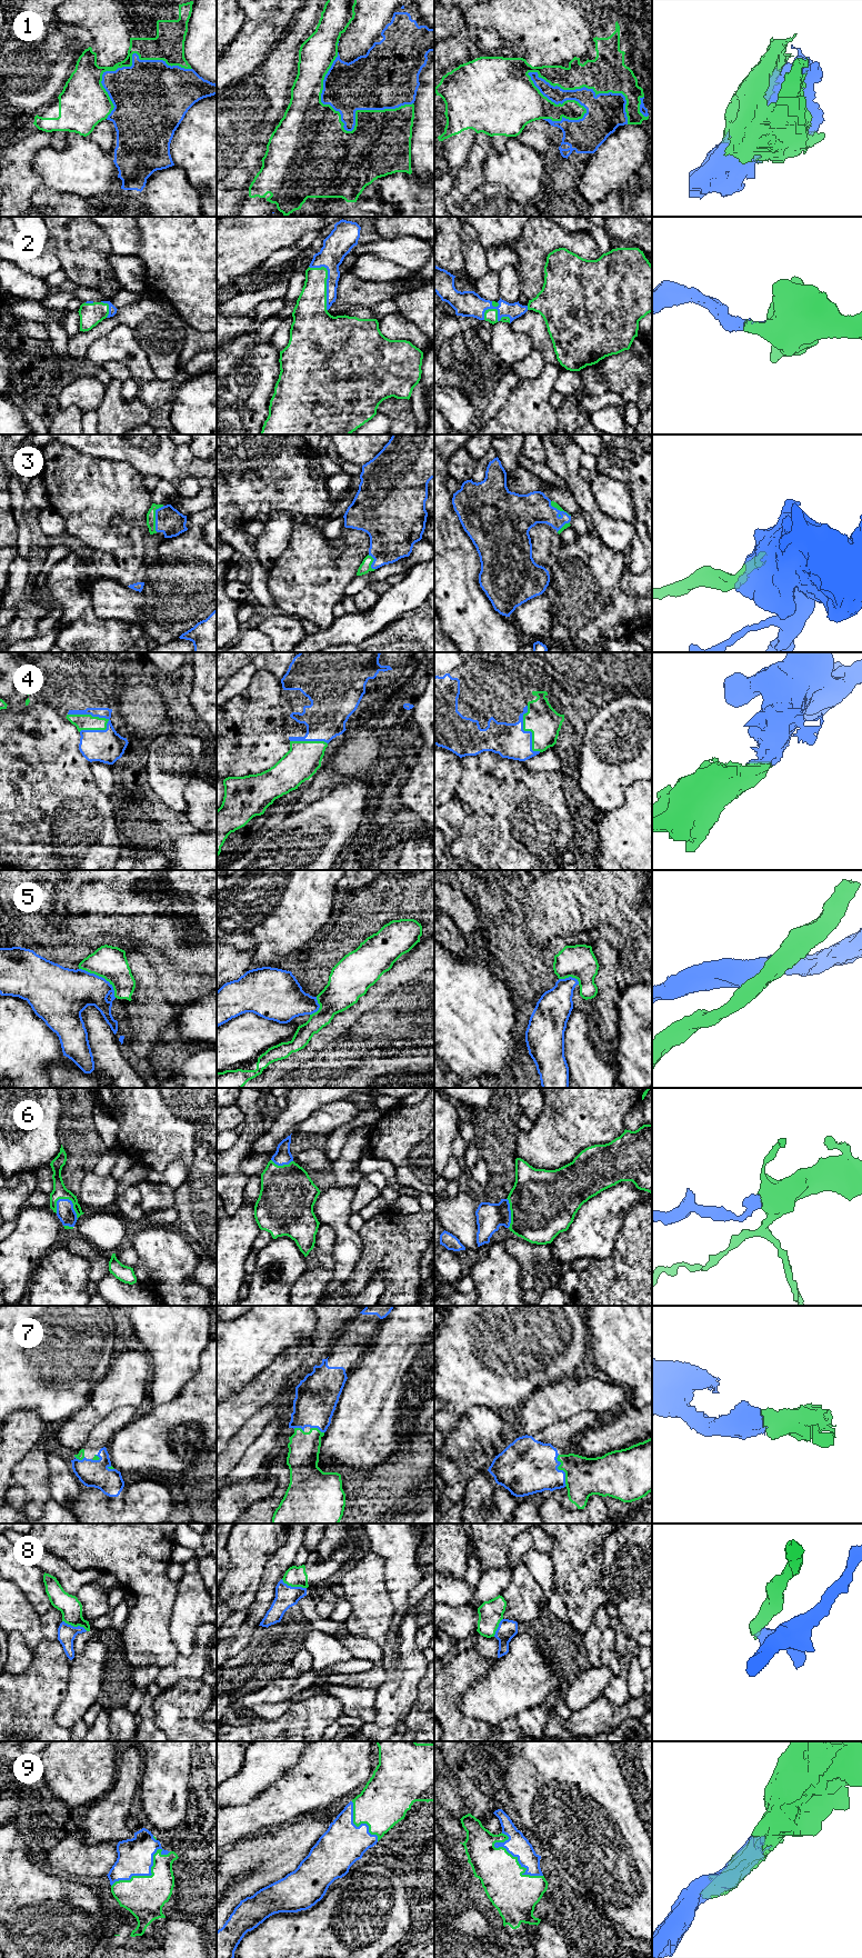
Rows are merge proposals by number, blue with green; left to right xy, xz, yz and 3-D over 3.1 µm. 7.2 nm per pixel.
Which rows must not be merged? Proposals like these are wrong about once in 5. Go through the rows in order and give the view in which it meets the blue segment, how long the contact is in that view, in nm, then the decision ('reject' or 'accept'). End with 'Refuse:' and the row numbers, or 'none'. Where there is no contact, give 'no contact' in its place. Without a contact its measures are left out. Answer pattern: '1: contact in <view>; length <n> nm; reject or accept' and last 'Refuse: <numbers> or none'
1: contact in yz; length 800 nm; accept
2: contact in yz; length 220 nm; accept
3: contact in xy; length 200 nm; accept
4: contact in xy; length 300 nm; accept
5: contact in xy; length 340 nm; reject
6: contact in xy; length 200 nm; accept
7: contact in yz; length 240 nm; accept
8: contact in xz; length 200 nm; reject
9: contact in yz; length 440 nm; accept
Refuse: 5, 8

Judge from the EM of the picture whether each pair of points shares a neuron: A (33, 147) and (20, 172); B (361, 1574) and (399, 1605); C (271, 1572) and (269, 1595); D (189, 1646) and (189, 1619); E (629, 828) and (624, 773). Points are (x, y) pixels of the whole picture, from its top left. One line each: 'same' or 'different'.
A: same
B: different
C: same
D: same
E: different

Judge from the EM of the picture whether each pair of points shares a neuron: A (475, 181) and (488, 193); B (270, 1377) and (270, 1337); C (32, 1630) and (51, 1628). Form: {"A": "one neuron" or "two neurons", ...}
{"A": "two neurons", "B": "two neurons", "C": "two neurons"}

